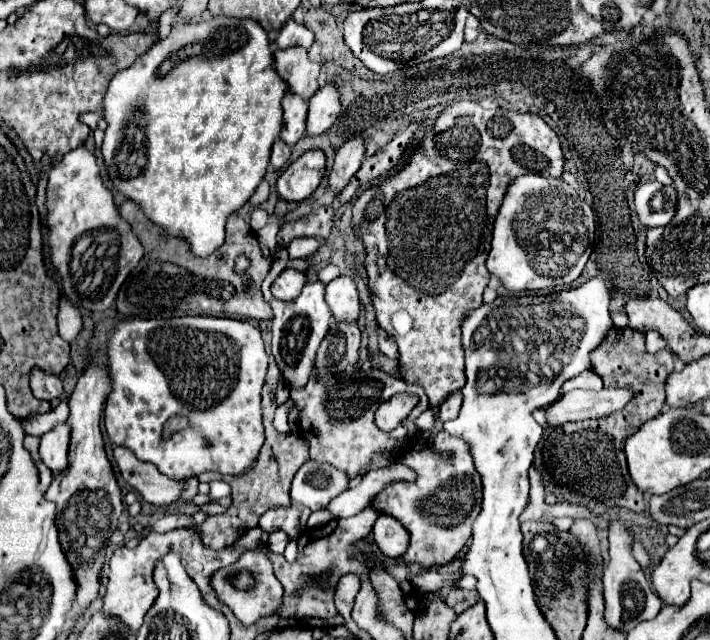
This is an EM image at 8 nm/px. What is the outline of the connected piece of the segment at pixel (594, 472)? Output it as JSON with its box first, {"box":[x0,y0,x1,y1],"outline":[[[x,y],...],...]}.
{"box":[542,328,674,512],"outline":[[[612,328],[604,342],[592,352],[592,372],[598,374],[606,386],[622,386],[632,390],[632,400],[624,410],[610,414],[610,418],[596,418],[578,422],[578,426],[554,428],[544,446],[542,460],[550,476],[566,488],[574,488],[584,496],[596,498],[606,506],[630,508],[634,512],[644,510],[644,494],[634,486],[624,456],[624,442],[632,436],[646,420],[660,414],[664,404],[664,382],[674,370],[674,354],[670,348],[658,354],[648,354],[644,348],[644,334],[632,328]]]}

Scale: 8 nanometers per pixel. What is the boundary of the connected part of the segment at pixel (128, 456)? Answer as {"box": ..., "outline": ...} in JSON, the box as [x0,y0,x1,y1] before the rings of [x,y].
{"box":[114,446,186,506],"outline":[[[114,446],[114,460],[130,488],[134,488],[134,492],[138,492],[150,504],[156,506],[174,504],[182,498],[186,490],[184,480],[164,476],[154,464],[138,460],[134,452],[124,446]]]}

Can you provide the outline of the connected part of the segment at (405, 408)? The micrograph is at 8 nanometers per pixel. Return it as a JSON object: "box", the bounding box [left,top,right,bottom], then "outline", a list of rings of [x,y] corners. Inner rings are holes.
{"box":[376,394,418,432],"outline":[[[396,394],[388,402],[380,404],[380,408],[376,410],[376,424],[378,424],[378,428],[384,430],[384,432],[394,430],[410,414],[410,410],[416,404],[418,404],[418,398],[412,396],[412,394]]]}

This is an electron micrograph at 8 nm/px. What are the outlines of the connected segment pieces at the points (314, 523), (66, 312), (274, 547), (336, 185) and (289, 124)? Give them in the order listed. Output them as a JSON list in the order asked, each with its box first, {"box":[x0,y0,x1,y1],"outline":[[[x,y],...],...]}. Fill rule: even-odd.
[{"box":[307,509,333,529],"outline":[[[326,509],[319,510],[317,512],[312,512],[308,521],[307,521],[307,529],[308,528],[318,528],[318,526],[323,526],[333,520],[333,516]]]},{"box":[58,298,82,342],"outline":[[[62,298],[60,302],[60,312],[58,312],[58,328],[60,328],[60,336],[66,340],[66,342],[72,342],[80,328],[82,328],[82,318],[80,318],[80,312],[66,302],[66,298]]]},{"box":[268,530,288,552],"outline":[[[282,530],[270,534],[270,538],[268,538],[268,546],[270,546],[272,552],[284,552],[286,542],[288,542],[288,534],[282,532]]]},{"box":[328,138,364,198],"outline":[[[350,138],[336,150],[334,166],[328,176],[328,190],[334,194],[334,198],[344,190],[350,178],[358,172],[362,160],[364,160],[364,140],[362,138]]]},{"box":[280,92,308,146],"outline":[[[286,92],[286,96],[282,98],[282,110],[284,110],[284,130],[280,132],[280,140],[284,140],[288,146],[294,146],[304,136],[308,106],[300,96]]]}]

